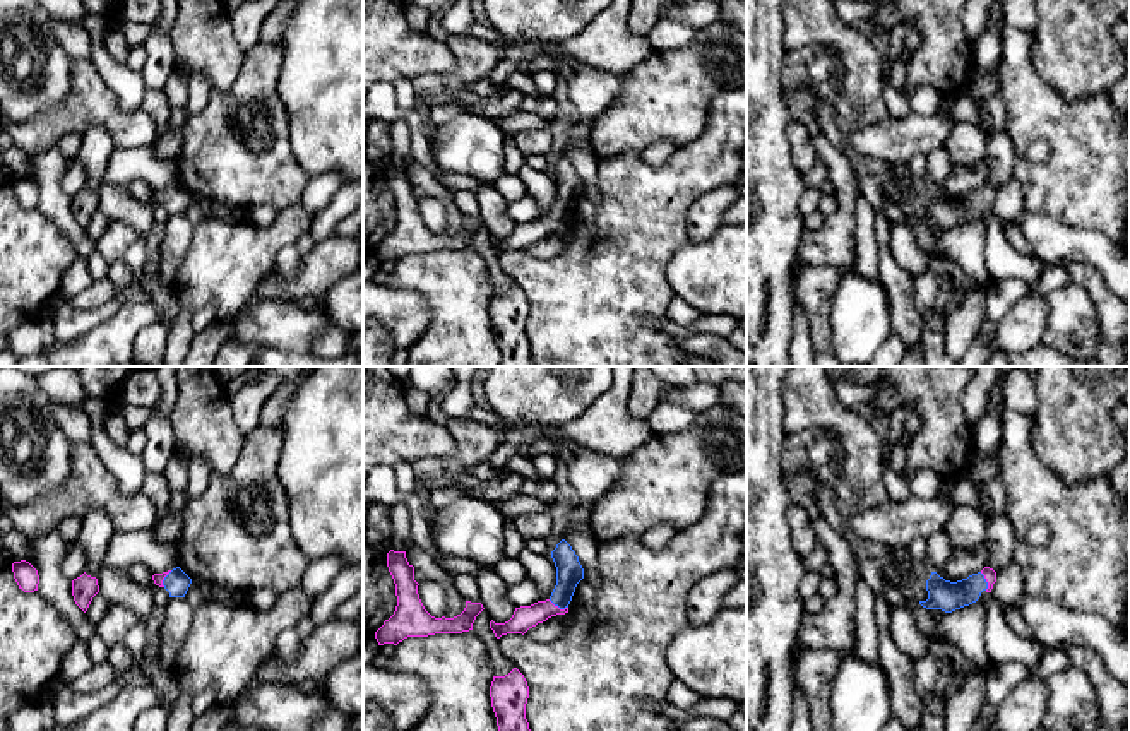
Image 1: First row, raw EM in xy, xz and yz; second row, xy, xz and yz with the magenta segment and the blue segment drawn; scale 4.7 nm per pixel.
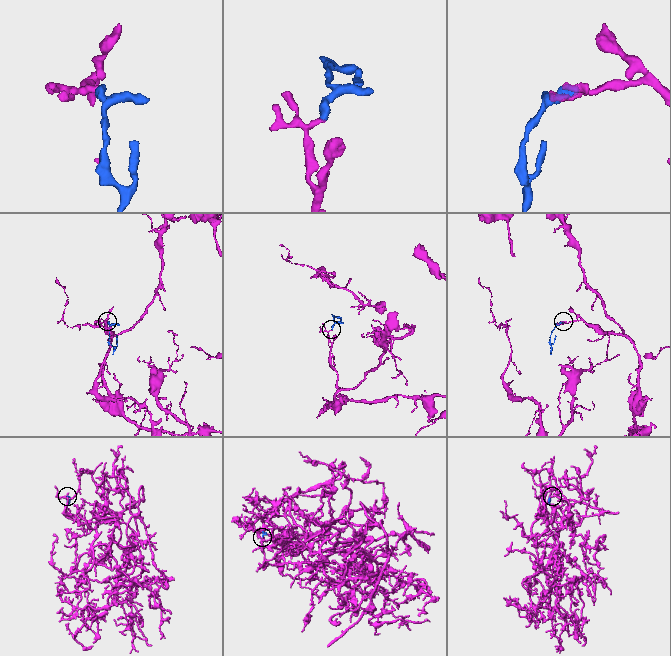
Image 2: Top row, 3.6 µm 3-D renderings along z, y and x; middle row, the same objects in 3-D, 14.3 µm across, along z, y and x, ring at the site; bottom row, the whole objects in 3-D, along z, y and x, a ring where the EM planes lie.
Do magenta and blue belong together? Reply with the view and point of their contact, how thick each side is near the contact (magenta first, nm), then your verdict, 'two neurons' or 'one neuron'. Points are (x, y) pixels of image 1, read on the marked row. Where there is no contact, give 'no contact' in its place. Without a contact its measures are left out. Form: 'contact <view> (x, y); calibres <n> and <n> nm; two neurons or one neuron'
contact xz (557, 606); calibres 110 and 130 nm; one neuron

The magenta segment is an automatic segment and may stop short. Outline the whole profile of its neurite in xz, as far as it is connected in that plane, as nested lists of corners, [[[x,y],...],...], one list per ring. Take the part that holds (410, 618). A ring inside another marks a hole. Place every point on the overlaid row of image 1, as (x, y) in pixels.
[[[406,551],[387,553],[387,567],[396,584],[397,606],[394,615],[375,632],[378,645],[397,645],[407,637],[428,637],[435,633],[462,633],[473,630],[476,616],[485,609],[481,603],[466,601],[466,608],[454,618],[431,616],[418,594],[414,567]]]

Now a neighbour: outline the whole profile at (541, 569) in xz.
[[[522,551],[519,562],[524,565],[527,577],[536,582],[539,601],[550,599],[556,585],[556,567],[551,555],[536,556],[529,551]]]

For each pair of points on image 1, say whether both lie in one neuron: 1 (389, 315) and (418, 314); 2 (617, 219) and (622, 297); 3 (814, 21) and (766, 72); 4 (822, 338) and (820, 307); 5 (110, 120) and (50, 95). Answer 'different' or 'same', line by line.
1: same
2: same
3: different
4: same
5: different

